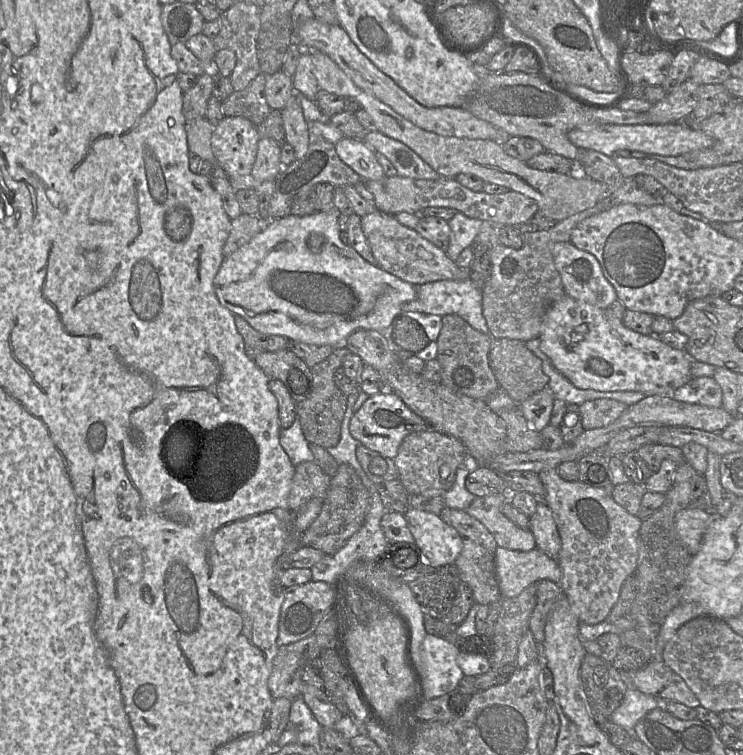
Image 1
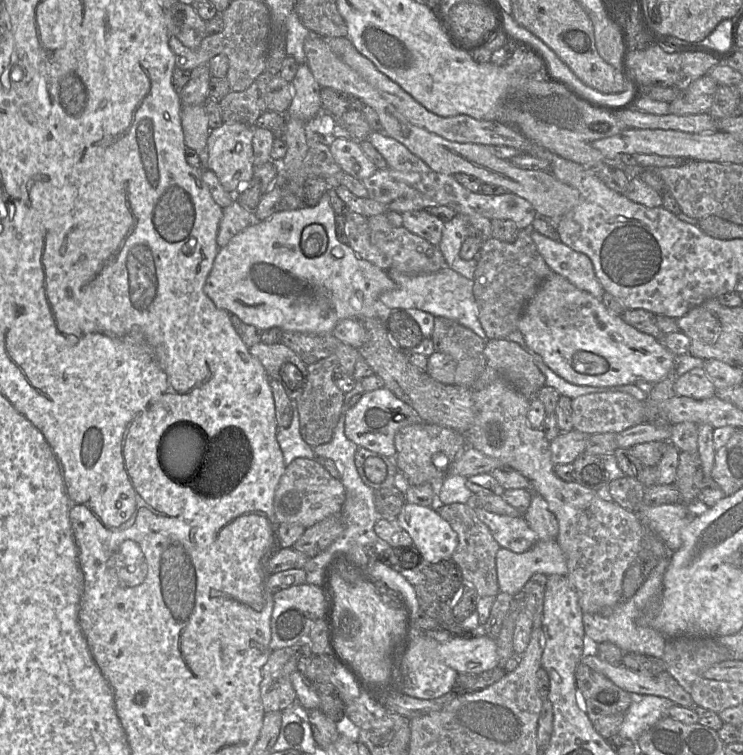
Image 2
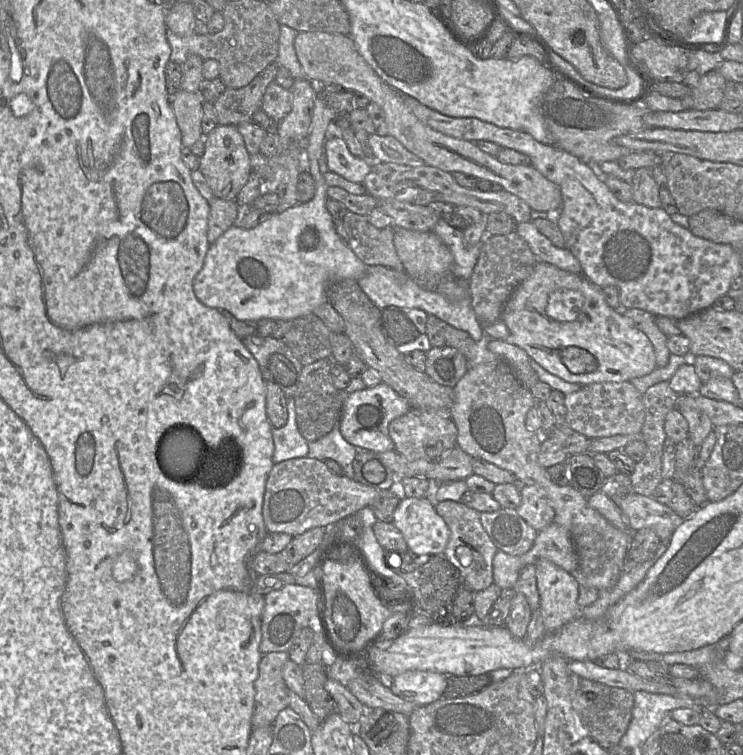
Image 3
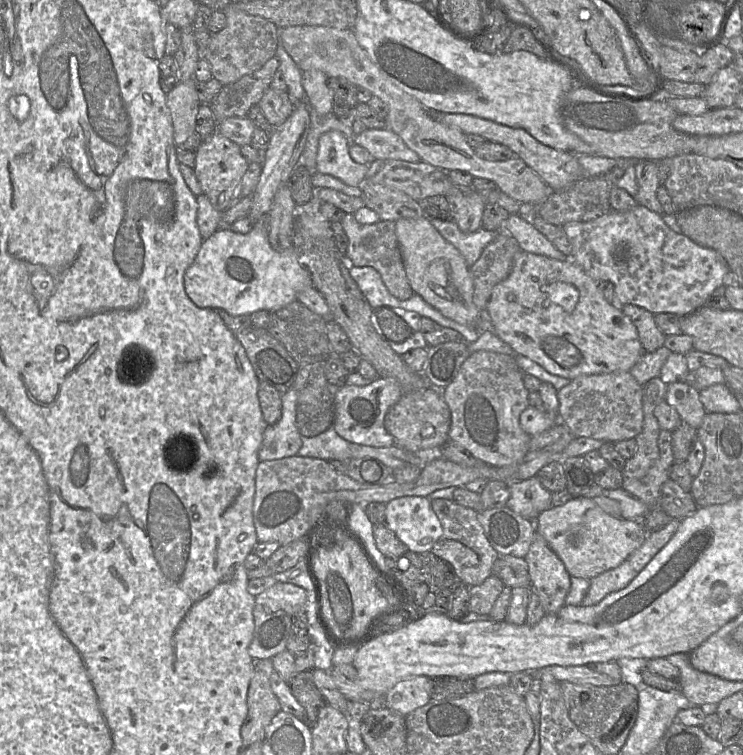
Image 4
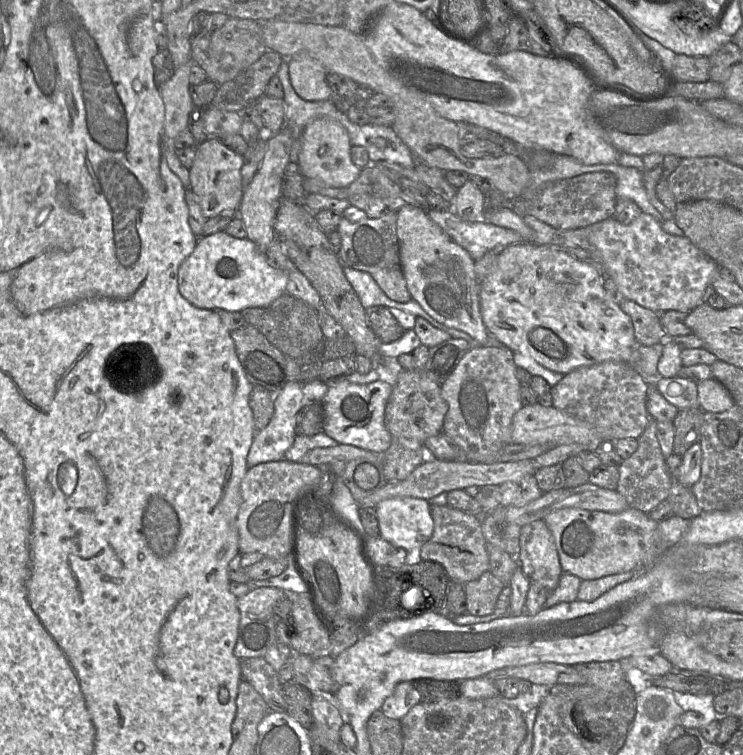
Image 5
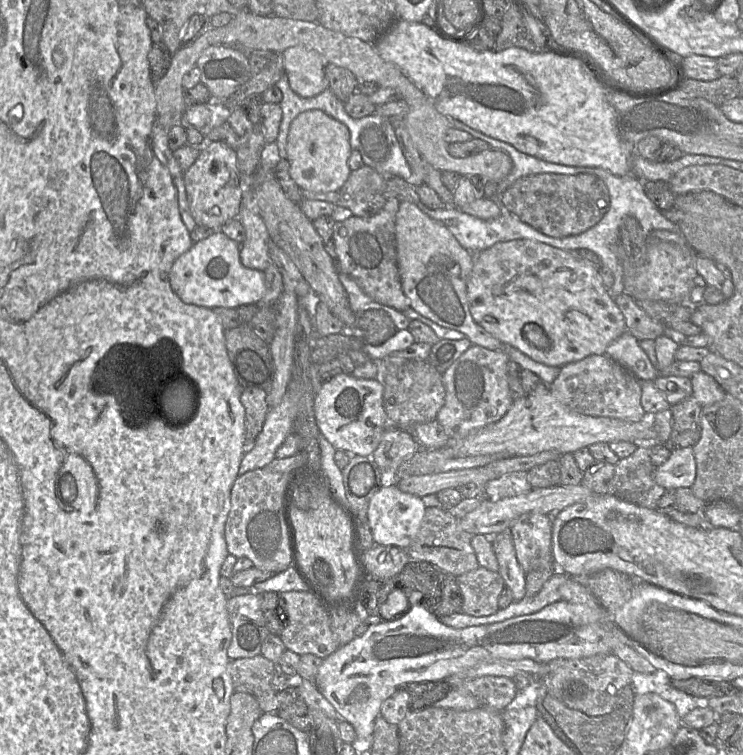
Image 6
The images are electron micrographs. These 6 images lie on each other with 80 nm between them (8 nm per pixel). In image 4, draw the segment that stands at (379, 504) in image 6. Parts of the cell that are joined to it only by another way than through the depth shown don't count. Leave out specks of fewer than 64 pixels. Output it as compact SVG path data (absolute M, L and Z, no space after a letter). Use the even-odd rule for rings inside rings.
M424 496L400 497L387 503L385 525L411 552L430 552L443 534L431 504Z

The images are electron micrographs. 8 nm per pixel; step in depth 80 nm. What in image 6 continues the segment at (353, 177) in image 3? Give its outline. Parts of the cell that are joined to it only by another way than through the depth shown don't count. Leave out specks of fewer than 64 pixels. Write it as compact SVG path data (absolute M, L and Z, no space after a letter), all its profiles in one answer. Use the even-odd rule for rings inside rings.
M322 110L301 112L291 122L286 151L290 176L301 189L318 193L339 191L351 173L350 131Z

